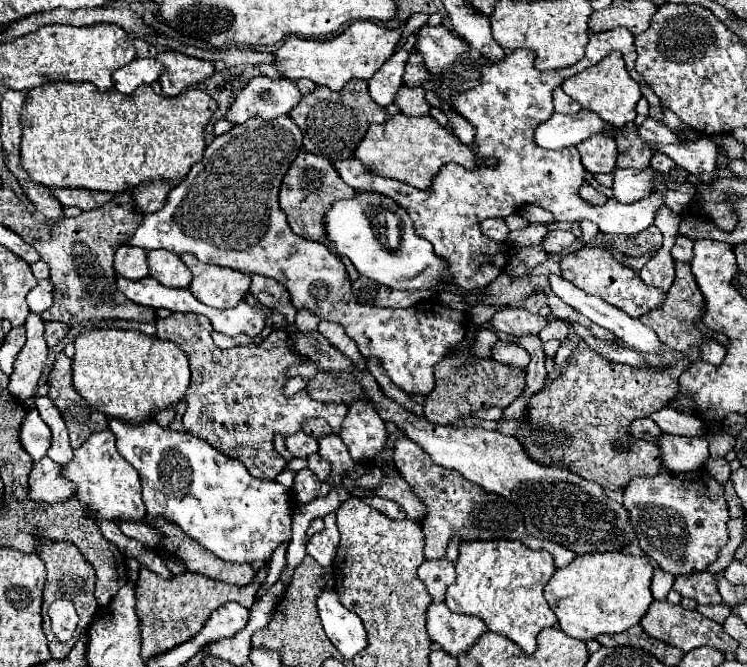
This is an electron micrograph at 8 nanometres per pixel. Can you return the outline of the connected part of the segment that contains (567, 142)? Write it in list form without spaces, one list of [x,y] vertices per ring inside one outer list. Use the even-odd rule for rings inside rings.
[[[581,109],[575,115],[553,113],[549,121],[537,127],[535,139],[537,145],[545,149],[563,149],[563,147],[579,145],[591,135],[601,135],[605,133],[607,127],[609,123],[605,123],[597,113],[587,109]]]

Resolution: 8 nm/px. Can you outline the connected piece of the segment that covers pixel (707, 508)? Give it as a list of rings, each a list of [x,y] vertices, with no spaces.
[[[705,469],[691,473],[633,477],[623,491],[623,505],[627,507],[633,527],[637,529],[641,549],[671,575],[705,571],[717,561],[719,551],[729,541],[723,487]]]

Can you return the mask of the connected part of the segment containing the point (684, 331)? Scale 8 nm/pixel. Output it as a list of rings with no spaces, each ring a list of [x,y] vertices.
[[[675,261],[675,281],[673,281],[673,287],[671,291],[667,293],[667,299],[661,307],[653,309],[651,313],[643,315],[643,325],[651,327],[667,347],[683,353],[691,363],[695,361],[701,361],[701,345],[703,341],[707,339],[699,327],[697,327],[697,321],[701,321],[701,315],[705,311],[705,299],[697,287],[697,281],[691,273],[691,263],[681,263],[681,261]]]

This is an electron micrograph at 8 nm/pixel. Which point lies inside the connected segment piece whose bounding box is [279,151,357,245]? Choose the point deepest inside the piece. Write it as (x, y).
(312, 184)

